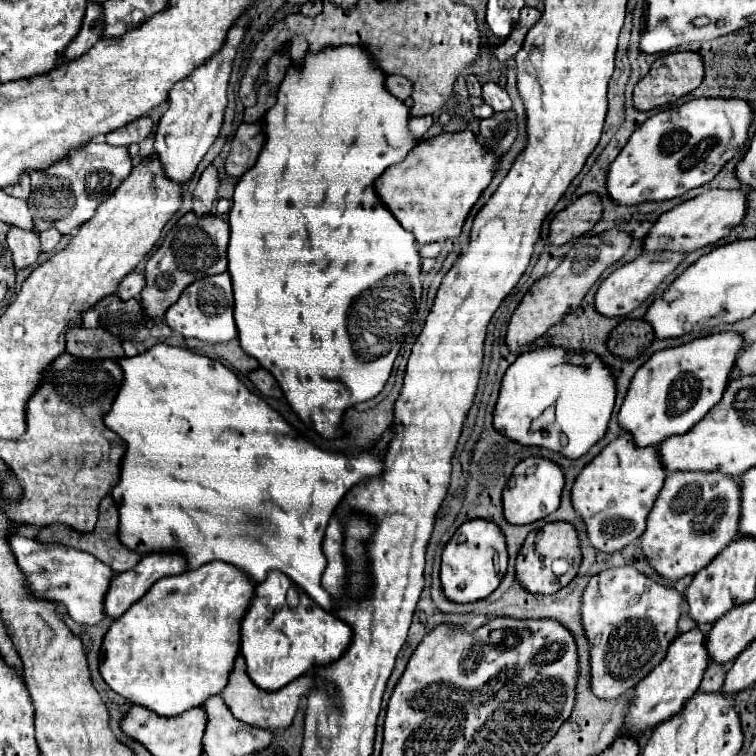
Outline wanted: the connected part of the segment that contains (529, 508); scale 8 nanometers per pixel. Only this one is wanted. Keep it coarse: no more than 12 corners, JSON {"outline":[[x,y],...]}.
{"outline":[[552,459],[516,465],[506,519],[534,523],[558,509],[564,471]]}

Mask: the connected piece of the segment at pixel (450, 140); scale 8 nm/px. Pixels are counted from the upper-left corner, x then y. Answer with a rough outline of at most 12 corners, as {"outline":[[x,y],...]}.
{"outline":[[470,129],[420,141],[376,193],[418,245],[454,239],[500,169]]}

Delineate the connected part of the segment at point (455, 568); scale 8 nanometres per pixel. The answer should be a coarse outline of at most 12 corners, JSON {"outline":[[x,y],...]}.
{"outline":[[470,519],[442,553],[454,603],[488,597],[508,567],[504,531]]}

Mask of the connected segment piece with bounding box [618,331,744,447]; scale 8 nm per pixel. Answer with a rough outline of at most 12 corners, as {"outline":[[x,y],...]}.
{"outline":[[724,331],[654,353],[618,415],[640,447],[688,433],[742,349]]}

